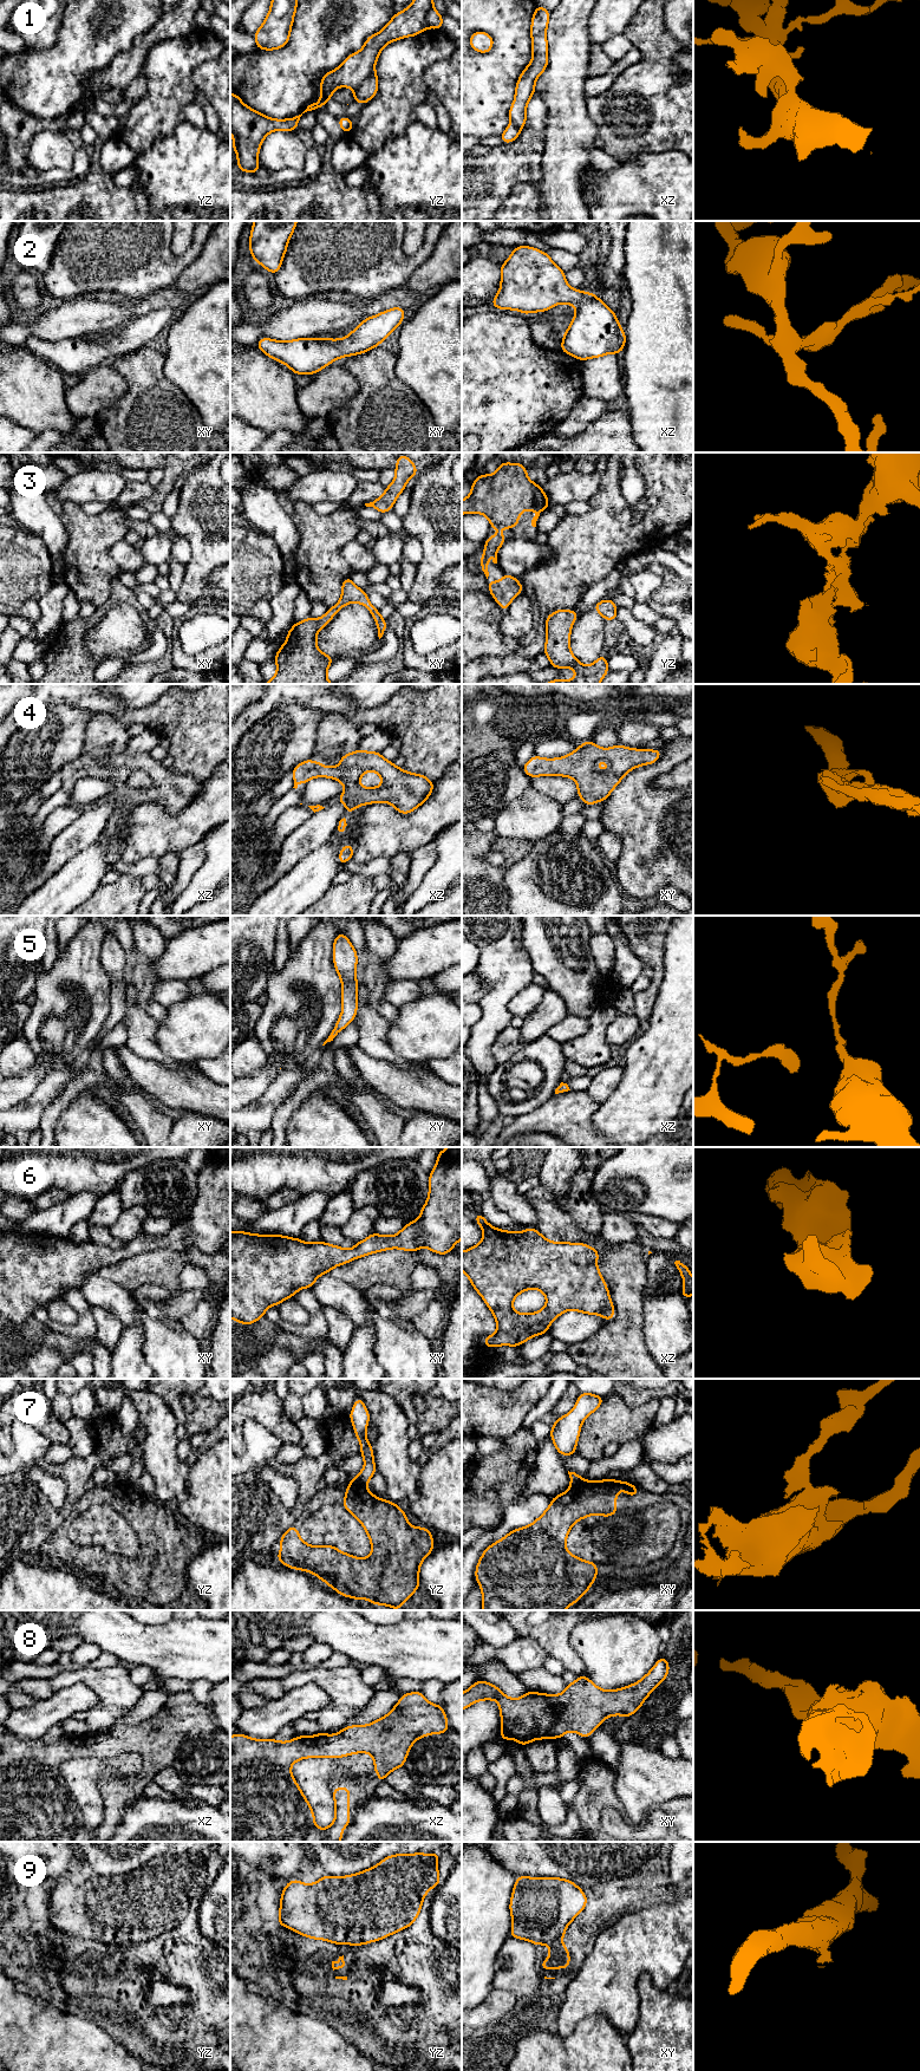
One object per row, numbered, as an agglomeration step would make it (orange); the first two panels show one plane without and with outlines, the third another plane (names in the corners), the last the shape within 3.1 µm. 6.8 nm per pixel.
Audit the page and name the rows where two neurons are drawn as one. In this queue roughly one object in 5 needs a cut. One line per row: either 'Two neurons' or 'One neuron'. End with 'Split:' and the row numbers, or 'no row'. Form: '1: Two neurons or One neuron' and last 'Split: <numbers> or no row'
1: One neuron
2: One neuron
3: One neuron
4: One neuron
5: Two neurons
6: One neuron
7: Two neurons
8: One neuron
9: Two neurons
Split: 5, 7, 9

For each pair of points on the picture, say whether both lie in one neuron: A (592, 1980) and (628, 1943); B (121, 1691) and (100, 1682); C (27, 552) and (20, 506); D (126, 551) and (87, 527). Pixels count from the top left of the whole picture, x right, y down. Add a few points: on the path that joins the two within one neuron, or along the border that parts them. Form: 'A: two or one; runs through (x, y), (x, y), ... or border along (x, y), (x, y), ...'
A: one; runs through (601, 1971), (619, 1953)
B: one; runs through (116, 1689), (105, 1682)
C: two; border along (23, 527), (37, 534), (44, 545)
D: two; border along (123, 539), (110, 548), (110, 557), (121, 570)

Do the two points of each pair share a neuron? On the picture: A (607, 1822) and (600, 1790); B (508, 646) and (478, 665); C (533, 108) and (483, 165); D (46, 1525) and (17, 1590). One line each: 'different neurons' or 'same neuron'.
A: different neurons
B: different neurons
C: same neuron
D: different neurons

